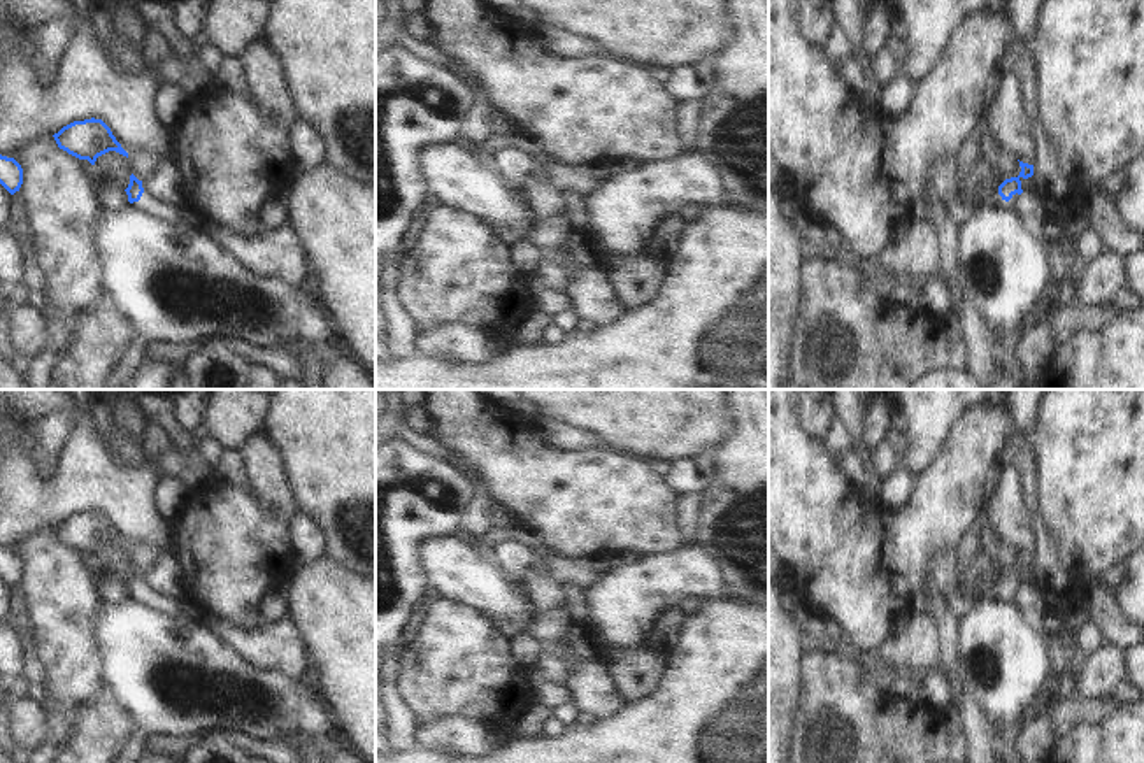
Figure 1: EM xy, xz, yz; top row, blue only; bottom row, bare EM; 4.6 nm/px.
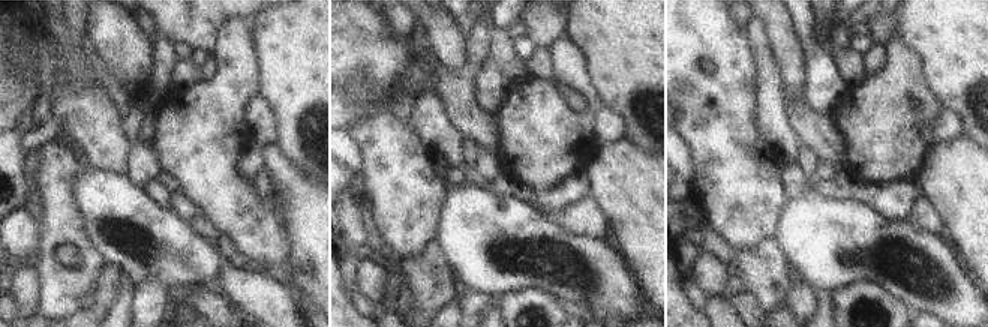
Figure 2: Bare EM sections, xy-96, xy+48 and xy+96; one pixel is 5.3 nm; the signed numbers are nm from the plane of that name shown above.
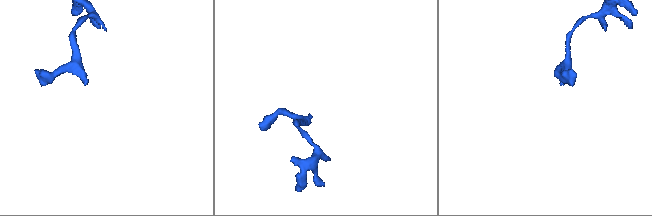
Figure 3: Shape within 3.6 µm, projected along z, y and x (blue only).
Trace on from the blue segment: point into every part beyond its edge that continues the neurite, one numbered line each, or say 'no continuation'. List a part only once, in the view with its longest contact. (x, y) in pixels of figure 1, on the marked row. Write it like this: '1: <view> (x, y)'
1: yz (997, 200).

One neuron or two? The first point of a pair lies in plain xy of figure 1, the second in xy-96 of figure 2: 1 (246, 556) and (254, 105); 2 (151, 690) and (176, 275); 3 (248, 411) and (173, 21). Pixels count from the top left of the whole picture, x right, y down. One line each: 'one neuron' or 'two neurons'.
1: two neurons
2: one neuron
3: one neuron

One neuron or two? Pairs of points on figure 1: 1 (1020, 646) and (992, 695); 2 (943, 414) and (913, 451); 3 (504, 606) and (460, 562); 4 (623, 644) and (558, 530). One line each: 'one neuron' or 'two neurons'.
1: one neuron
2: one neuron
3: one neuron
4: one neuron

